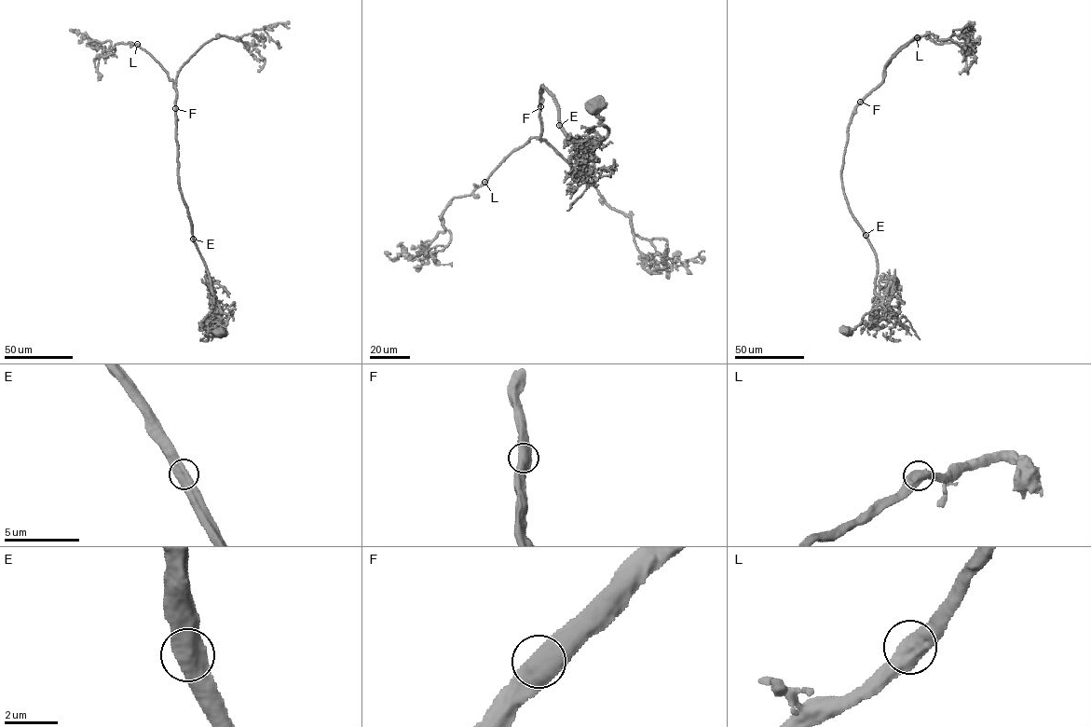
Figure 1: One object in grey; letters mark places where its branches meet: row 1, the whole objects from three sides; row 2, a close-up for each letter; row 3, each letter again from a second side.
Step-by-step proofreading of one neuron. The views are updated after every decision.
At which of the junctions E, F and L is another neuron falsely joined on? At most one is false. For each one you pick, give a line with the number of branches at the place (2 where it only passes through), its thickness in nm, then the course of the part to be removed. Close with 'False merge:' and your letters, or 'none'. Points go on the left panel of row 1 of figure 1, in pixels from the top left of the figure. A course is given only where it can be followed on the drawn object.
False merge: none

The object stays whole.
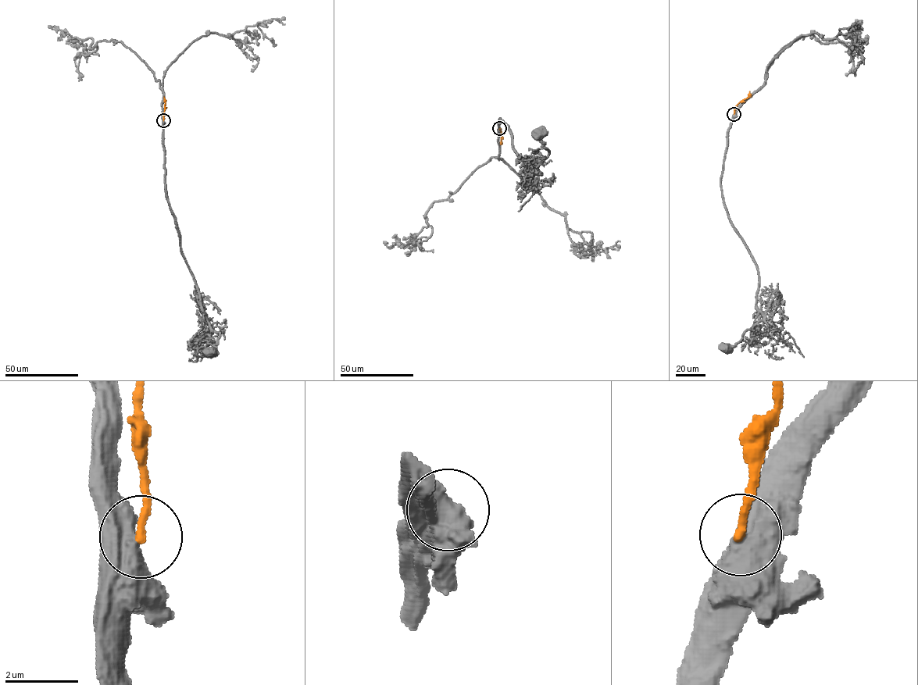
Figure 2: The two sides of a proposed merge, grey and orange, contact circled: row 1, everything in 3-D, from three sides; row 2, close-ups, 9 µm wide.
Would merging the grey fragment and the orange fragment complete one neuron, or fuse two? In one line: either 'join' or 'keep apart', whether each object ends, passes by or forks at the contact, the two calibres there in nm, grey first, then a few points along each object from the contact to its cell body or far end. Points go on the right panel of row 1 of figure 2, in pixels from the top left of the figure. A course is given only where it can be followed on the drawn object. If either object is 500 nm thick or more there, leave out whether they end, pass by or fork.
keep apart; 600 nm thick on the grey side, 220 nm on the other; grey runs (734, 114), (721, 189), (730, 222), (758, 270), (756, 307), (763, 319), (728, 347); orange runs (734, 114), (735, 107), (748, 97), (749, 91)

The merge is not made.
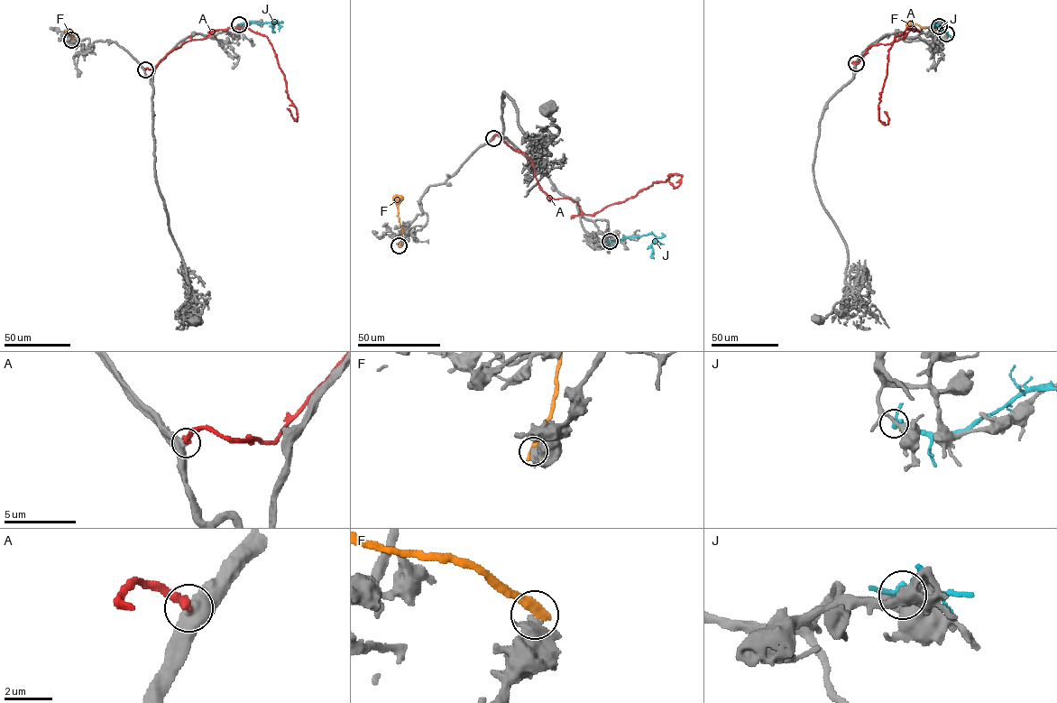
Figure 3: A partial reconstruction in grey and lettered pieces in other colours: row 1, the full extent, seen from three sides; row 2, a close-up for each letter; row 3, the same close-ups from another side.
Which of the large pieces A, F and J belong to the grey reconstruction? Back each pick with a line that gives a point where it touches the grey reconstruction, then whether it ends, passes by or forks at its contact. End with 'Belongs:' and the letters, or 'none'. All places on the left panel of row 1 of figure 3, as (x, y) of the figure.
Belongs: none

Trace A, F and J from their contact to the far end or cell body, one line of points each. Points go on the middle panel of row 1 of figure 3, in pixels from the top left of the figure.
A: (493, 138), (499, 134), (529, 158), (549, 197), (569, 198), (584, 214), (682, 176), (677, 187), (668, 181)
F: (399, 245), (402, 230), (398, 205), (401, 195)
J: (610, 241), (652, 234), (657, 238), (651, 245), (654, 258)

